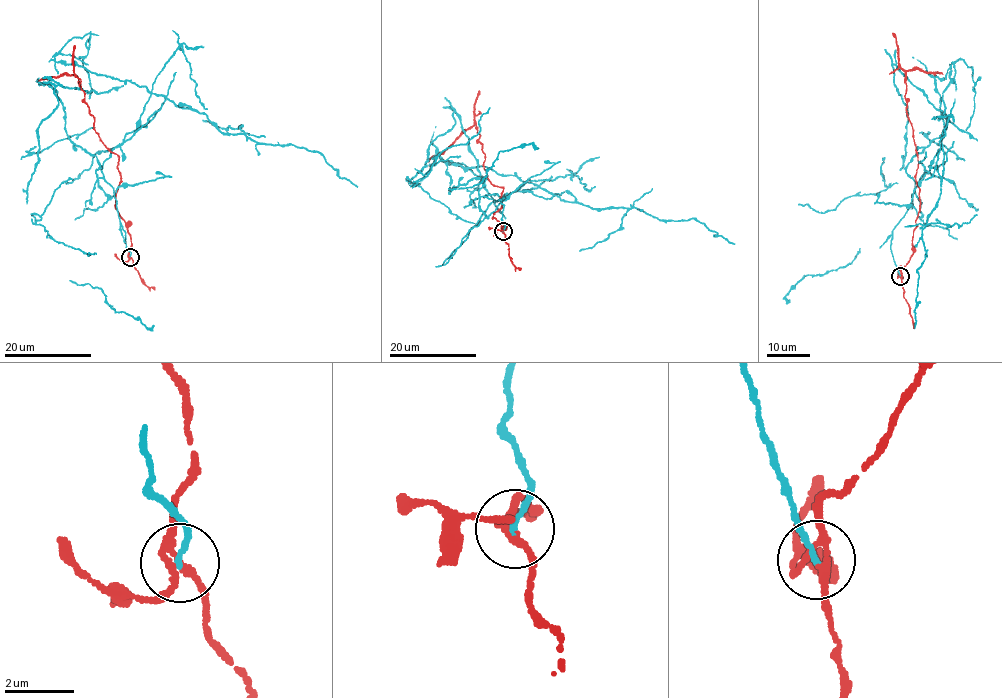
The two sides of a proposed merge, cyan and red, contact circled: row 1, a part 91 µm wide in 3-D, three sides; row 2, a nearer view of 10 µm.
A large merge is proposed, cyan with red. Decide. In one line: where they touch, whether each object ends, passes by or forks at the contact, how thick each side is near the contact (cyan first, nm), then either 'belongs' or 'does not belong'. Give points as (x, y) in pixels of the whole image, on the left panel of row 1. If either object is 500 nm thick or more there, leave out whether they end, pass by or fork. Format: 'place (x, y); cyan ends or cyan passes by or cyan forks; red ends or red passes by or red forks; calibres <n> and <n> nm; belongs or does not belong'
place (130, 257); cyan ends; red forks; calibres 150 and 150 nm; does not belong

